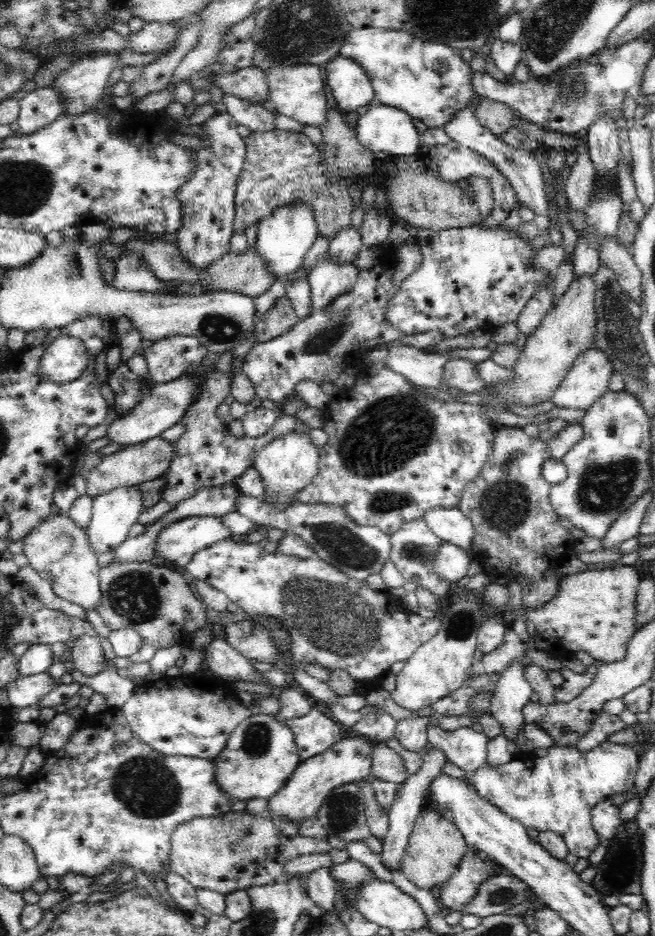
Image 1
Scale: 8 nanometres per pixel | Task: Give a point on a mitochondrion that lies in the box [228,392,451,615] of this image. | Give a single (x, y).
(345, 546)

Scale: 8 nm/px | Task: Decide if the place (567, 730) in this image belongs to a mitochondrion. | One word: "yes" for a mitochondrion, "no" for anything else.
yes

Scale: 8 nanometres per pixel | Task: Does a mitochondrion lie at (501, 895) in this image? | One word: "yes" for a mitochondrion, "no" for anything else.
yes

